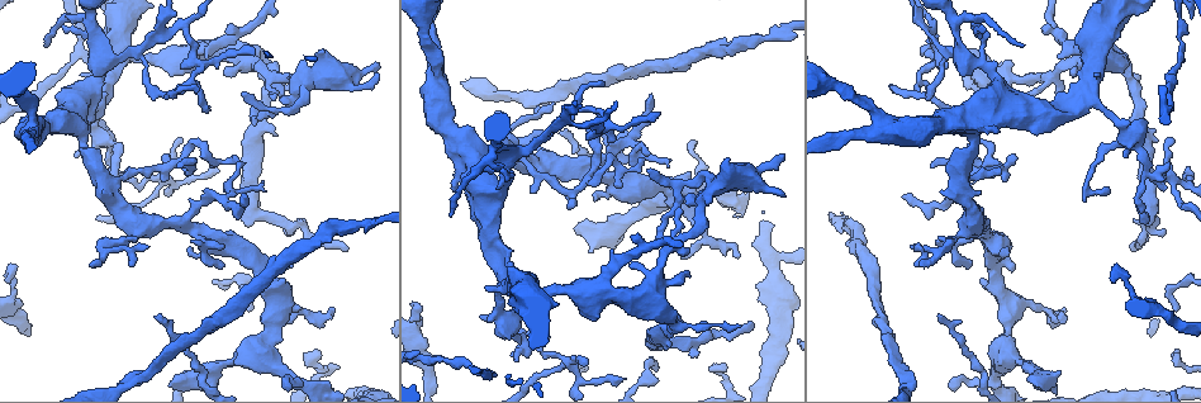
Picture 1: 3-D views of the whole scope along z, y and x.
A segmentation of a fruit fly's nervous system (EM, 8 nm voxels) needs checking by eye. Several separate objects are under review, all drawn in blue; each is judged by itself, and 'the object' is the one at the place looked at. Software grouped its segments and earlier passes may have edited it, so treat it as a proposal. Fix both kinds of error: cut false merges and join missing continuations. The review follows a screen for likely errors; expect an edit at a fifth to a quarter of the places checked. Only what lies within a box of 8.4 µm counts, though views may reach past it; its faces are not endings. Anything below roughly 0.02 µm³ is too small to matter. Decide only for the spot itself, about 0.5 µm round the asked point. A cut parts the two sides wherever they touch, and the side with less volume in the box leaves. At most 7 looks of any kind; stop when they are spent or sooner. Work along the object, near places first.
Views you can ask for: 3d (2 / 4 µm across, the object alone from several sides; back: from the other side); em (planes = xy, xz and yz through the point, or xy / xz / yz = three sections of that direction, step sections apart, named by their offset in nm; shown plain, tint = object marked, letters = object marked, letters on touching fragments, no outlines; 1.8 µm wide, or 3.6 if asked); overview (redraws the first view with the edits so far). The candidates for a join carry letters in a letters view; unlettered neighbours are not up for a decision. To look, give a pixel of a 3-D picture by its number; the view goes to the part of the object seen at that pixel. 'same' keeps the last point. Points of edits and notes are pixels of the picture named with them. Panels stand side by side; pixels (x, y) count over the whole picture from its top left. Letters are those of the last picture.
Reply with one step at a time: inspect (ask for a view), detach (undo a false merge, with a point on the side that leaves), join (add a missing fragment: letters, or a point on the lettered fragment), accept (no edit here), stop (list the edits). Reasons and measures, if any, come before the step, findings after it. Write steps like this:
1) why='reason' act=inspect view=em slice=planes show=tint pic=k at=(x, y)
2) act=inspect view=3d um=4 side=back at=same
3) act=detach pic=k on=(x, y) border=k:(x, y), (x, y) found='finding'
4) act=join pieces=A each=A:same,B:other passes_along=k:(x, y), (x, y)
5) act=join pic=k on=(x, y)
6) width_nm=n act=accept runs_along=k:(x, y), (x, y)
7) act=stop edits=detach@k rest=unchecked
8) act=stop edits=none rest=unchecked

why='three-way junction' act=inspect view=em slice=yz step=16 show=tint pic=1 at=(263, 348)

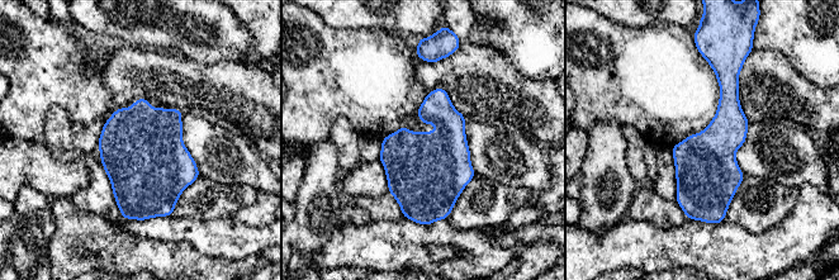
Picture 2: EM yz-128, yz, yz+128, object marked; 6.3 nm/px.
act=inspect view=em slice=yz step=16 show=letters at=same

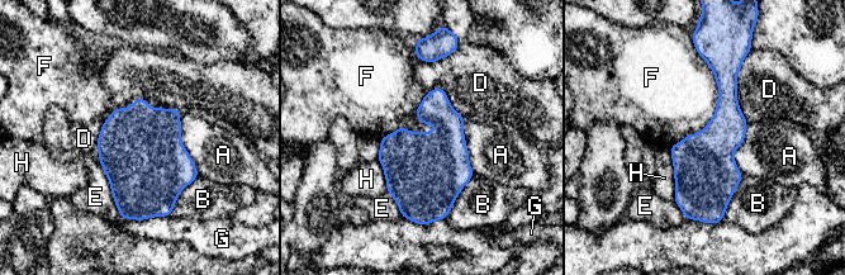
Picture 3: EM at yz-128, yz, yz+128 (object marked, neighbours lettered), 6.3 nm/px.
act=accept each=A:other,B:other,D:other,E:other,F:other,G:other,H:other border=3:(699, 55), (716, 110), (669, 148) found='continuous, no second neuron'

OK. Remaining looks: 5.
why='sharp bend' act=inspect view=3d um=2 pic=1 at=(997, 164)

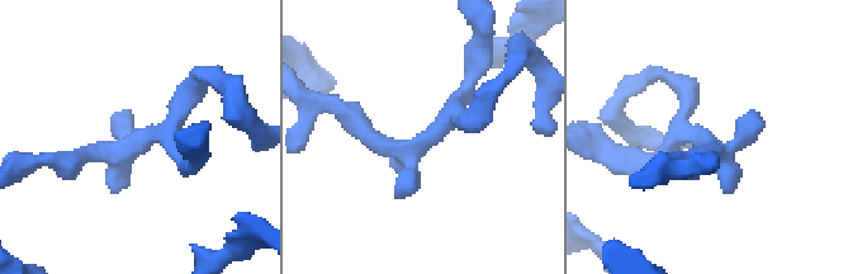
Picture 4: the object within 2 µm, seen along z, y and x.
arms=3 why='need the tissue' act=inspect view=em slice=planes show=letters pic=4 at=(703, 140)

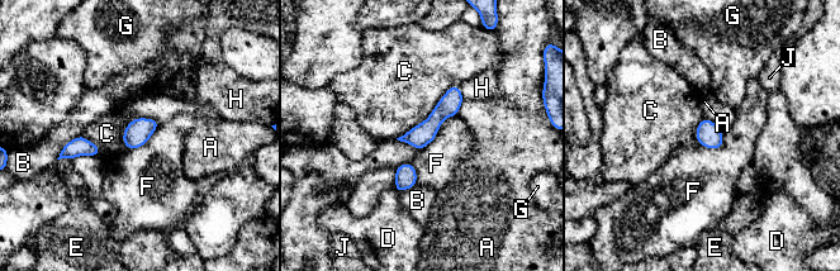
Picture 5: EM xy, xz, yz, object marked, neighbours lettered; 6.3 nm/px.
act=accept each=A:other,B:other,C:other,D:other,E:other,F:other,G:other,H:other,J:other found='continuous, no second neuron'

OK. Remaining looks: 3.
why='a narrow waist' act=inspect view=3d um=4 pic=1 at=(500, 295)

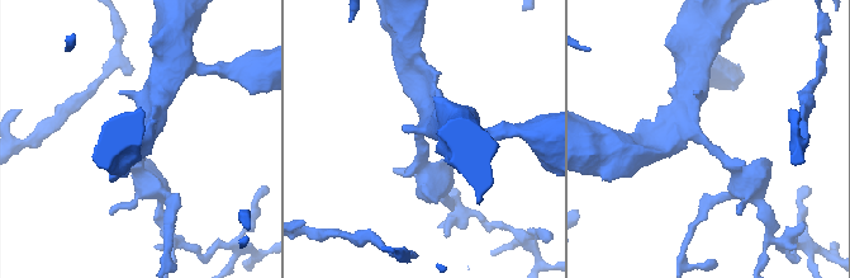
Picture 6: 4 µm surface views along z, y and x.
arm_widths_nm=300,320 why='now the EM' act=inspect view=em slice=planes show=letters pic=6 at=(709, 143)

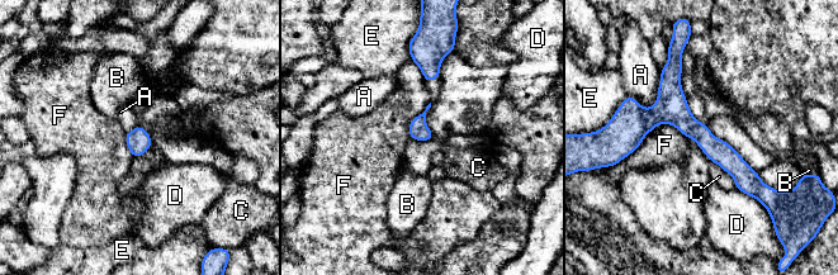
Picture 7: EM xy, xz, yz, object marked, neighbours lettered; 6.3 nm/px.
longest_contact=F:440nm act=accept each=A:other,B:other,C:other,D:other,E:other,F:other runs_along=7:(630, 128), (680, 117), (761, 186) found='continuous, no second neuron'

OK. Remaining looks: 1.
act=stop edits=none rest=unchecked

